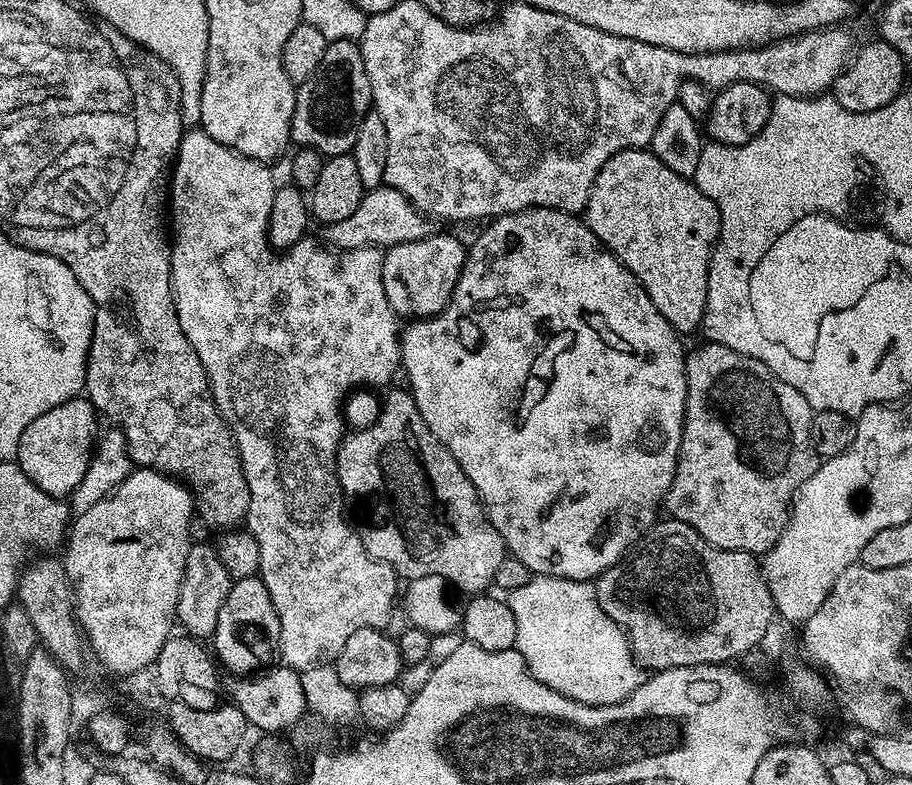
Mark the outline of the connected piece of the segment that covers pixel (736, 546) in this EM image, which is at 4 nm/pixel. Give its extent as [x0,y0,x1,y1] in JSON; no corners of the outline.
[663,342,822,554]

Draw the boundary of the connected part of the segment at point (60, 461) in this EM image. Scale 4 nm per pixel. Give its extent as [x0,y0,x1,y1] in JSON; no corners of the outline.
[15,398,98,497]

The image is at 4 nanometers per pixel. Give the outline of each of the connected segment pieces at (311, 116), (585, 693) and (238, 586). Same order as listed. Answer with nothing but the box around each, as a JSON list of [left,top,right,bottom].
[[291,40,371,158],[506,576,642,706],[210,575,280,676]]

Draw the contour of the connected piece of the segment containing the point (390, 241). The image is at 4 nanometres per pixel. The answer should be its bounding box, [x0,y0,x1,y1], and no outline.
[323,186,434,250]

